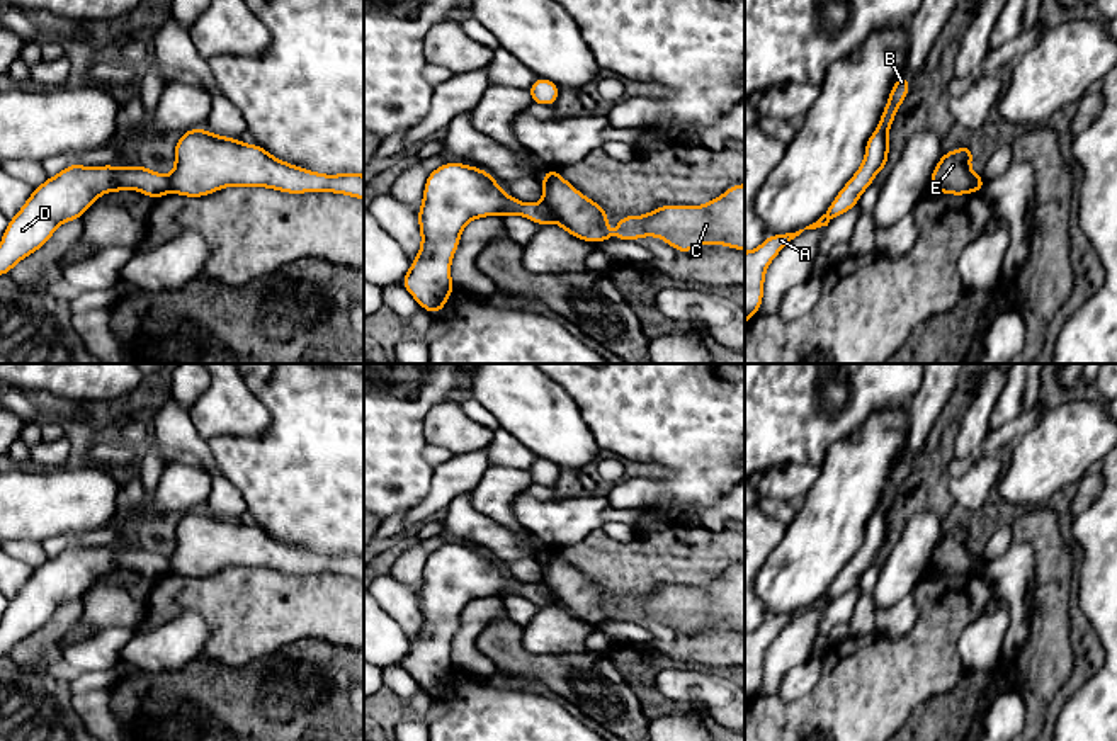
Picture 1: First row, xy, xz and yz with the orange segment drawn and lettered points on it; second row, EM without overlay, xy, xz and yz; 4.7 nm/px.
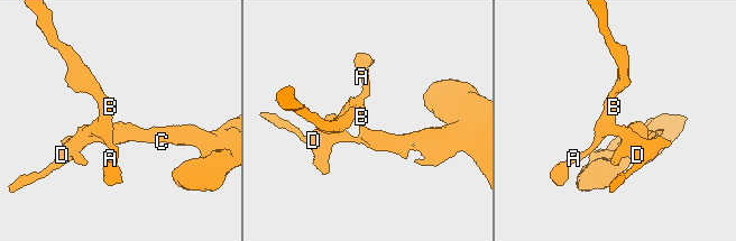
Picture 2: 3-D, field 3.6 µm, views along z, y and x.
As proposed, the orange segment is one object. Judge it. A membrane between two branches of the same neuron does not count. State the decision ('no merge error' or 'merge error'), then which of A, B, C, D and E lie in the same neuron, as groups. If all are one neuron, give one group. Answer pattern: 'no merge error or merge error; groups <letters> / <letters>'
merge error; groups A B D / C E

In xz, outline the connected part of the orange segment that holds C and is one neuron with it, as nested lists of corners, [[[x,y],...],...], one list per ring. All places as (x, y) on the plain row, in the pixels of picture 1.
[[[554,549],[546,551],[541,566],[553,602],[583,622],[658,617],[680,634],[689,634],[697,624],[721,624],[745,632],[745,564],[729,568],[704,586],[660,586],[646,597],[622,597],[617,602],[617,617],[607,610],[607,591]]]

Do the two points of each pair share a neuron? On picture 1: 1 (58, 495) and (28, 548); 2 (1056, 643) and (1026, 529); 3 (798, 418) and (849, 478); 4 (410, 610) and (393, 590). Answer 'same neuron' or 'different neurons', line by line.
1: different neurons
2: same neuron
3: different neurons
4: same neuron

